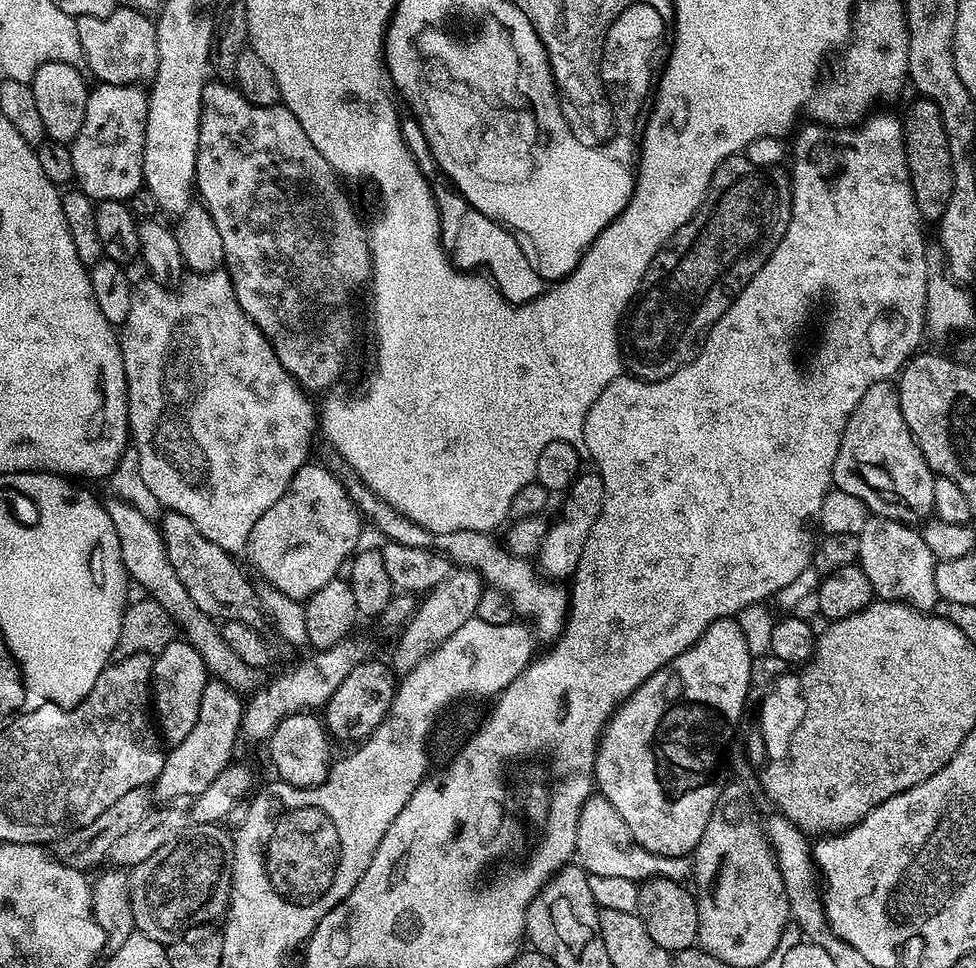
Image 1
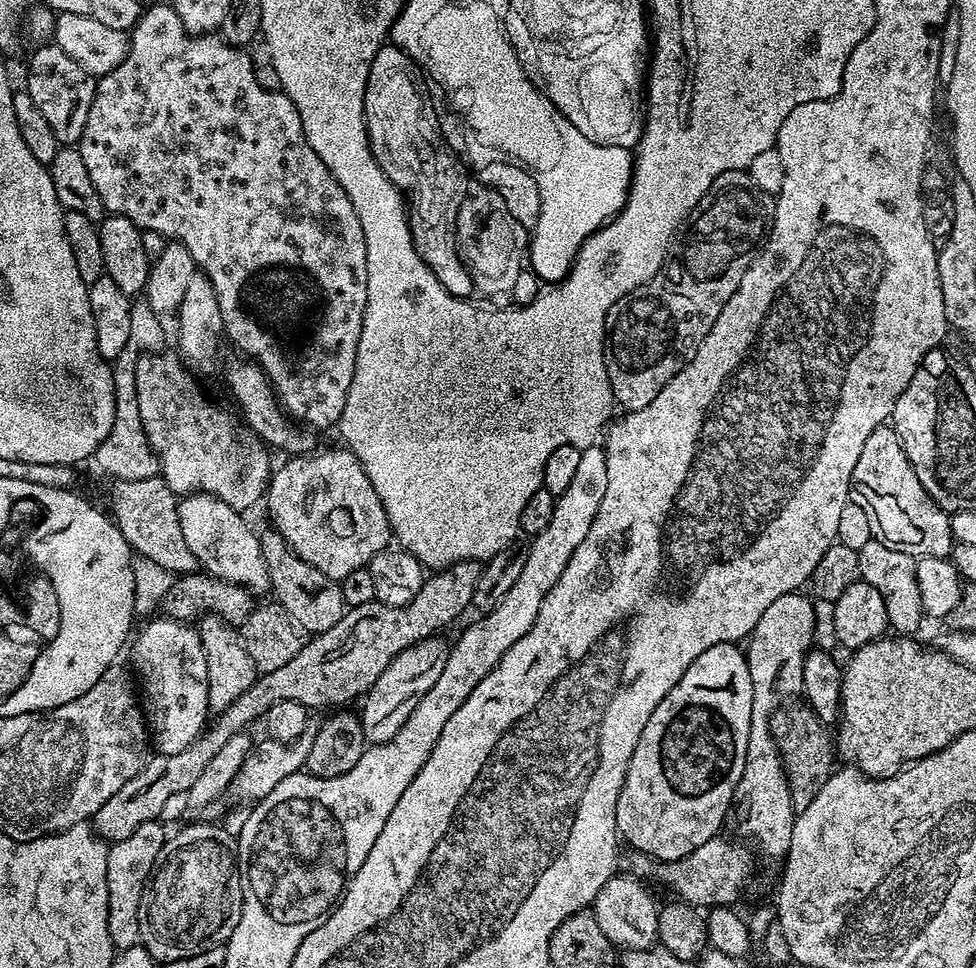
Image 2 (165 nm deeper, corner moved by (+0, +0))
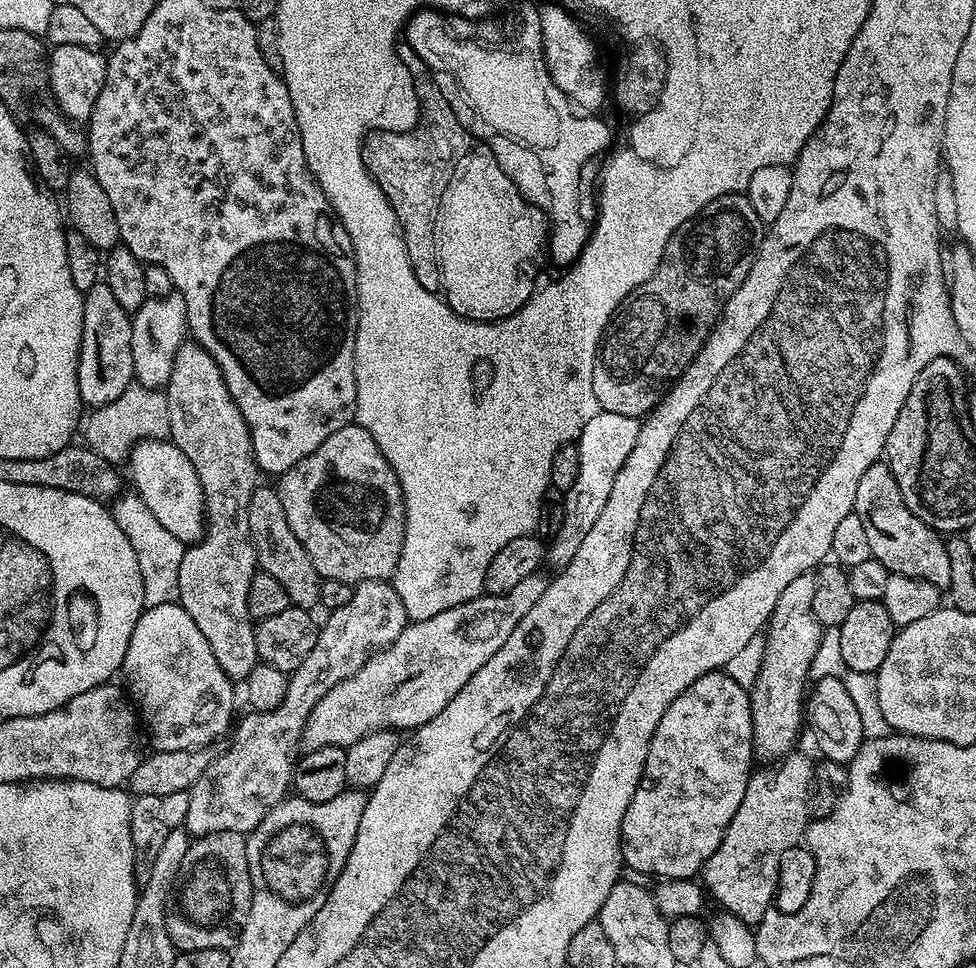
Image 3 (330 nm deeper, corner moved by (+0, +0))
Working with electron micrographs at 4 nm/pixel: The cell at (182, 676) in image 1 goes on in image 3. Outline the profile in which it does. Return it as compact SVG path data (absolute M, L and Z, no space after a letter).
M179 603L144 609L134 626L134 634L130 634L130 646L126 646L122 672L128 675L127 691L138 709L143 727L146 732L148 727L152 735L151 747L157 752L207 748L213 743L211 740L218 739L224 731L227 733L233 727L232 707L236 704L236 696L232 693L234 682L224 673L222 666L218 666L202 630L194 626L194 618L190 618Z

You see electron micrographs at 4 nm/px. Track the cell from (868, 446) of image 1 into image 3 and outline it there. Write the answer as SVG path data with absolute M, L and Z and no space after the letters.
M878 462L858 478L858 490L856 491L855 512L858 518L862 518L862 527L866 530L866 538L870 542L872 558L882 564L889 573L897 572L903 576L922 578L930 582L935 588L946 590L950 586L950 554L945 537L936 532L922 518L918 518L906 506L902 498L902 490L898 490L898 482L894 482L894 474L889 470L887 463Z

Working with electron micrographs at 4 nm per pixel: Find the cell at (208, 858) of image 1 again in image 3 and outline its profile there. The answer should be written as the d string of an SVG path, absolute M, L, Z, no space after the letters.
M215 832L197 836L189 843L182 862L174 899L168 905L166 930L180 952L231 949L242 934L252 905L252 879L246 862L243 832Z

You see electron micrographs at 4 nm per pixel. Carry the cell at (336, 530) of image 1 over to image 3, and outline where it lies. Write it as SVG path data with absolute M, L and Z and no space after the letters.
M353 422L342 426L342 430L334 430L334 434L330 434L330 438L326 438L326 442L322 442L322 446L318 446L318 450L314 450L314 454L302 458L302 462L298 462L279 477L278 491L282 498L282 510L286 510L286 522L290 522L290 530L294 530L298 542L302 542L302 550L306 550L306 554L310 554L310 562L314 562L316 572L320 577L326 580L341 580L355 586L362 580L388 580L395 572L404 541L402 486L398 482L398 474L394 474L394 470L390 466L390 462L386 462L382 450L378 450L378 442L374 442L374 438L370 438L370 434L361 424Z

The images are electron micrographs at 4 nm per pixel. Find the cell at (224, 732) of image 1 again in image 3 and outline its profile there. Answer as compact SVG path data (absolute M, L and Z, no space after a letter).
M186 342L178 350L174 358L174 370L170 370L170 378L166 385L168 397L168 436L172 443L190 458L190 466L194 466L194 474L198 474L198 482L202 482L204 495L204 515L206 523L204 536L195 544L185 547L182 554L182 566L178 569L178 601L181 608L194 618L194 626L202 630L206 643L210 645L218 666L222 666L225 674L233 682L247 681L250 670L254 670L260 659L256 645L256 626L248 609L250 582L256 577L258 565L256 551L250 538L250 494L258 487L258 478L262 473L256 467L254 450L250 442L250 430L234 402L230 398L230 390L226 390L226 382L222 378L222 370L218 370L218 362L210 358L206 349L198 343Z

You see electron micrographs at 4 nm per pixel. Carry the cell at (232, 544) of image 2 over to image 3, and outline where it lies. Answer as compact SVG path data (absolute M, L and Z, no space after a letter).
M171 439L140 440L132 448L132 454L126 461L132 467L132 480L136 483L135 495L142 498L146 510L162 522L163 528L170 530L185 546L191 546L204 536L206 517L204 515L204 495L202 482L190 466L190 458L178 450Z

